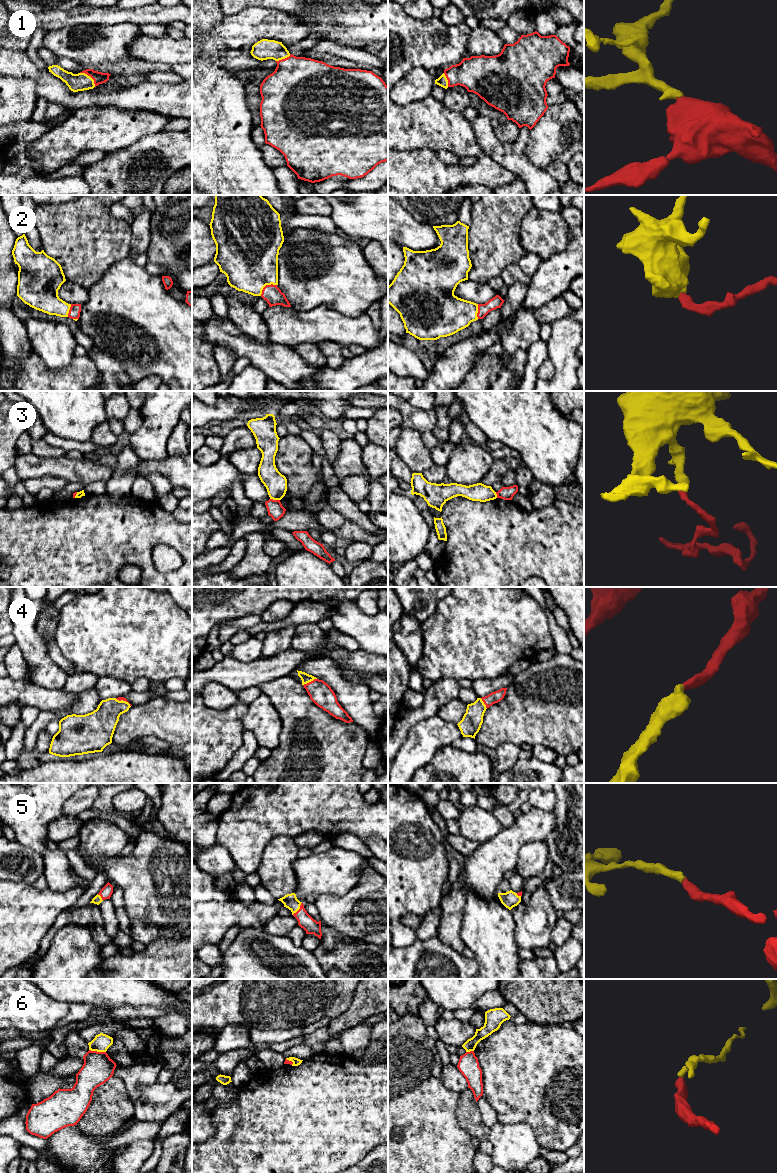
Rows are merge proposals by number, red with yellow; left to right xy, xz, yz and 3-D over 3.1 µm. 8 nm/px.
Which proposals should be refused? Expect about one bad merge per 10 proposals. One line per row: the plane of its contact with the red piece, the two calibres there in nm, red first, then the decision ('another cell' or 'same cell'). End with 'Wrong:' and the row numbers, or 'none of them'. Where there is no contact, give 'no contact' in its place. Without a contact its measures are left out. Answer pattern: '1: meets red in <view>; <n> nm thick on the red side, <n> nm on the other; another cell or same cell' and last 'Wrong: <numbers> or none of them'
1: meets red in xy; 90 nm thick on the red side, 140 nm on the other; same cell
2: meets red in xz; 150 nm thick on the red side, 460 nm on the other; same cell
3: meets red in xz; 130 nm thick on the red side, 180 nm on the other; another cell
4: meets red in xz; 180 nm thick on the red side, 80 nm on the other; same cell
5: meets red in xz; 120 nm thick on the red side, 120 nm on the other; same cell
6: meets red in xy; 240 nm thick on the red side, 140 nm on the other; another cell
Wrong: 3, 6

